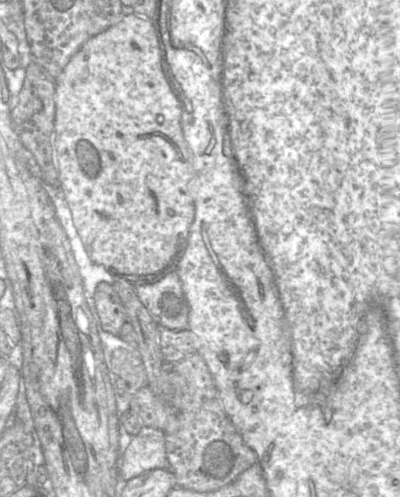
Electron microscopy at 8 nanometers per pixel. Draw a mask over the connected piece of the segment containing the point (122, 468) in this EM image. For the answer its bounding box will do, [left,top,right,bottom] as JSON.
[117,427,169,480]

